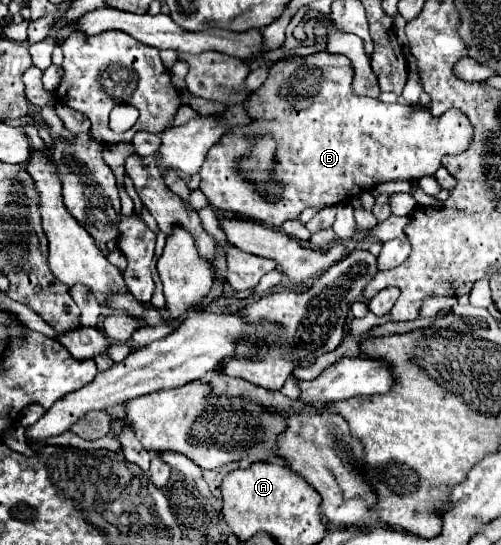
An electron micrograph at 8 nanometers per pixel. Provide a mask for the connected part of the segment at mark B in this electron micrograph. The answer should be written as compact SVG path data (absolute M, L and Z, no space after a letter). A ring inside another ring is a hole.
M320 52L320 54L314 54L314 56L306 56L306 58L286 58L286 60L280 60L276 62L272 68L270 68L270 76L268 80L262 84L262 88L256 90L256 98L252 98L252 102L248 102L248 112L256 118L250 126L238 126L232 130L232 134L226 134L222 138L220 144L212 146L212 150L208 152L208 158L202 166L202 182L200 182L200 190L204 192L204 196L208 198L210 206L218 208L218 210L228 210L228 212L236 212L236 214L246 214L246 216L252 216L256 220L262 220L264 224L268 226L274 226L274 228L280 228L286 220L292 220L292 218L298 218L302 214L304 208L324 208L324 206L336 206L348 198L356 198L360 196L364 190L370 190L372 186L376 184L382 184L382 182L388 182L388 180L418 180L422 176L432 176L438 168L440 168L440 158L446 156L446 154L460 154L464 152L464 148L468 146L470 138L472 138L472 126L468 122L468 118L464 118L464 114L460 114L460 110L448 110L444 116L440 118L434 118L432 114L428 114L428 108L420 108L420 106L404 106L404 104L384 104L380 100L372 100L368 96L358 96L354 94L352 90L352 78L354 78L354 68L350 64L350 60L342 54L330 54L330 52ZM260 134L274 134L276 142L278 142L278 162L276 162L276 174L280 174L280 178L284 180L284 194L282 194L282 200L276 202L276 204L270 204L264 200L262 194L258 194L256 186L252 186L250 182L244 182L244 178L240 178L240 172L236 170L240 158L252 148L254 140L252 136L260 136Z

